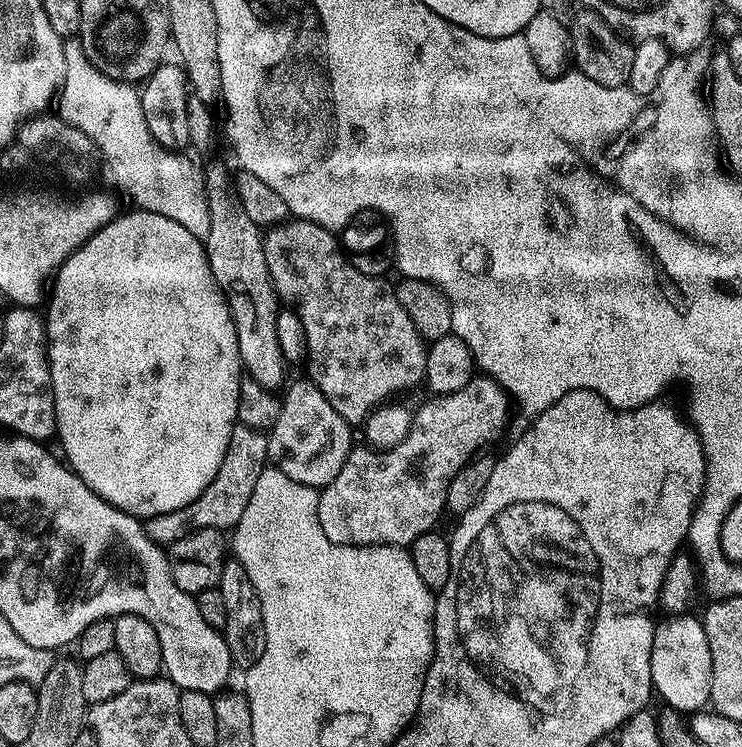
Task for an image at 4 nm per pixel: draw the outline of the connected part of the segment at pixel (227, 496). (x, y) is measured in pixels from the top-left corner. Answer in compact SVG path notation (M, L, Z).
M239 422L235 424L230 434L230 446L226 446L226 458L222 458L222 466L218 466L218 474L214 474L210 486L206 486L206 490L202 490L194 502L178 510L170 510L170 514L147 517L143 525L148 537L155 544L167 546L199 528L235 529L246 510L246 502L250 502L250 494L256 492L258 474L262 474L269 463L267 444L268 437L265 433Z

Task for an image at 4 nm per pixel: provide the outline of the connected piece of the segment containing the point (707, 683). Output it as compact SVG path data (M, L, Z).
M672 614L664 619L668 620L656 624L650 654L650 674L655 695L685 714L701 711L712 699L710 646L706 642L704 625L692 614Z

